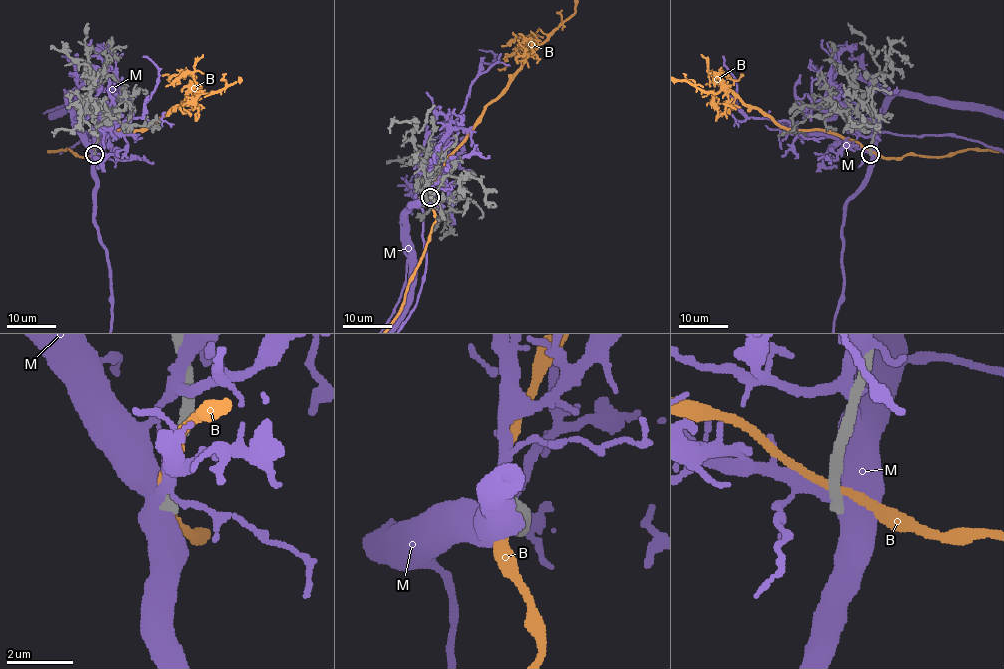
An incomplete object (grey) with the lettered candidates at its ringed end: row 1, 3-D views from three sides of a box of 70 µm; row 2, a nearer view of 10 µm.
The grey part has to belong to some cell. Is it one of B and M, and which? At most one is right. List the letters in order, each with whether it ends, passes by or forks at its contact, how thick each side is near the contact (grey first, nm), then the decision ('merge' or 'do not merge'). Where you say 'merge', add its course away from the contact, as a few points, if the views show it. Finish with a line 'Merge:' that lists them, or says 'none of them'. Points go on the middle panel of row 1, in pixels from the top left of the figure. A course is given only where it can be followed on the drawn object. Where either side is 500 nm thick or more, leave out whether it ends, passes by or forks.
B: it passes by; calibres 440 and 240 nm; do not merge
M: calibres 400 and 600 nm; do not merge
Merge: none of them

